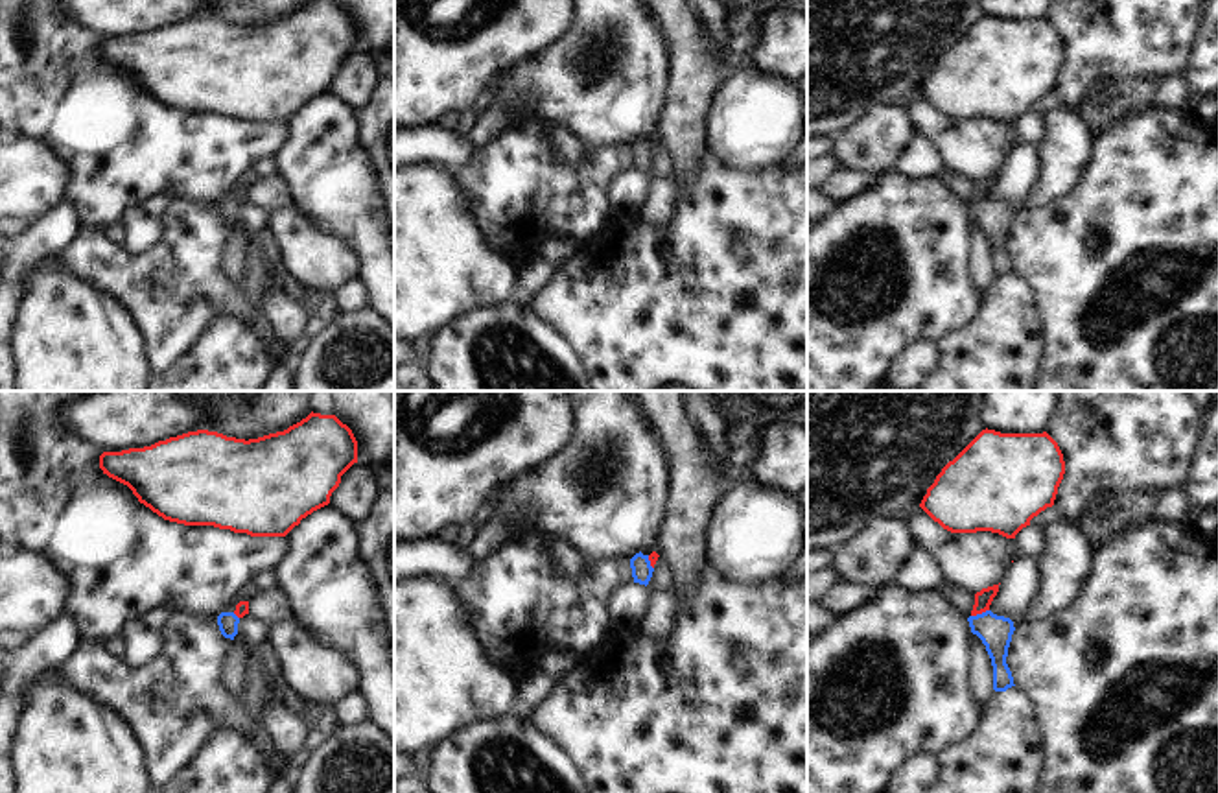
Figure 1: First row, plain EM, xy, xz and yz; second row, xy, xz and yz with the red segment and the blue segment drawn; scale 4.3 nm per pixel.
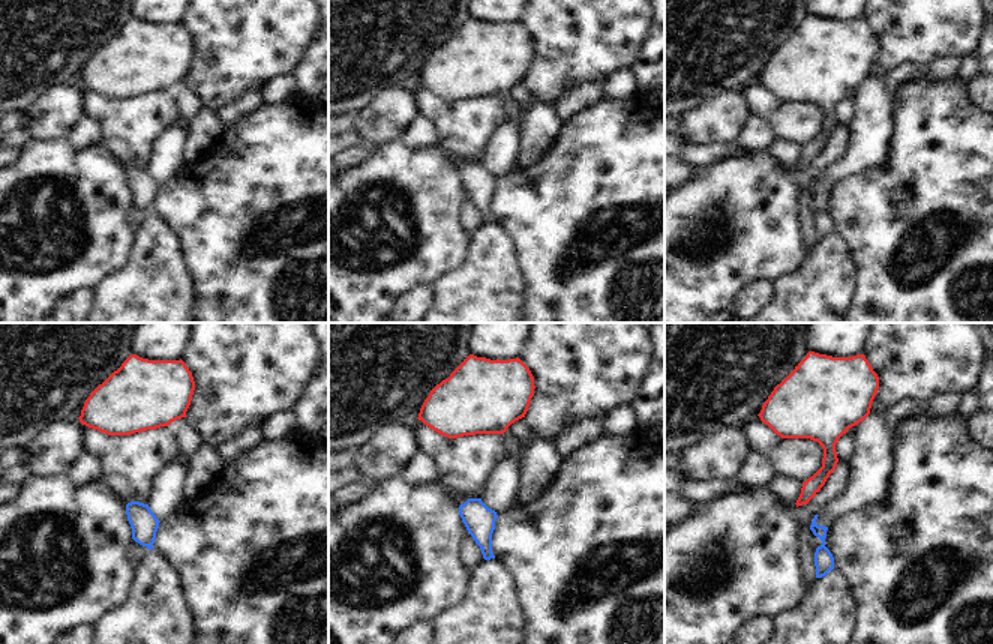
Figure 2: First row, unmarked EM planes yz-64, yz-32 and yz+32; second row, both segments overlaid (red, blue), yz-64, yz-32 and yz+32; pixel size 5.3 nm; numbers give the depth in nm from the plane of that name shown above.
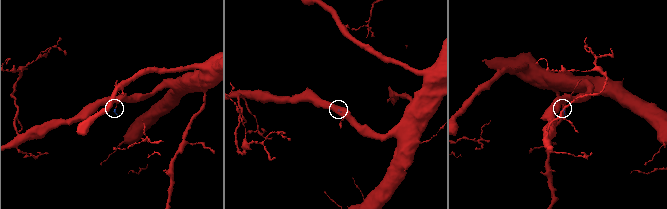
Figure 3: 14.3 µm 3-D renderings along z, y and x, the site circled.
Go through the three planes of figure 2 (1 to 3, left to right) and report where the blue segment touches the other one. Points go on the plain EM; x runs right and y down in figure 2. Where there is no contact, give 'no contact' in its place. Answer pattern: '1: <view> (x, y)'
1: no contact
2: no contact
3: no contact

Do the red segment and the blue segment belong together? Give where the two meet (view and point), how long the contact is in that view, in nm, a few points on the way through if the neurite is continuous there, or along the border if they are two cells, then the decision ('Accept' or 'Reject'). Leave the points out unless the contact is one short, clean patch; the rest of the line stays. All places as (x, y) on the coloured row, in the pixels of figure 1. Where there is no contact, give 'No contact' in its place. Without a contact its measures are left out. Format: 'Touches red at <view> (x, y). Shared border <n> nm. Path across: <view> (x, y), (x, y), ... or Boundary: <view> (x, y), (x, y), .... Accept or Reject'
Touches red at yz (979, 613). Shared border 90 nm. Boundary: yz (988, 609), (972, 616). Reject

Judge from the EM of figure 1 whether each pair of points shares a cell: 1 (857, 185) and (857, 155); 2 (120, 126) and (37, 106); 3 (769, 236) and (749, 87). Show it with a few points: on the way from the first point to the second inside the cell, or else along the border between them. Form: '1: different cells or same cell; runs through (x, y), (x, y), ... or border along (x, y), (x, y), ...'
1: different cells; border along (841, 166), (881, 176)
2: same cell; runs through (100, 124), (80, 106), (58, 106)
3: different cells; border along (717, 159), (736, 168), (778, 168)

